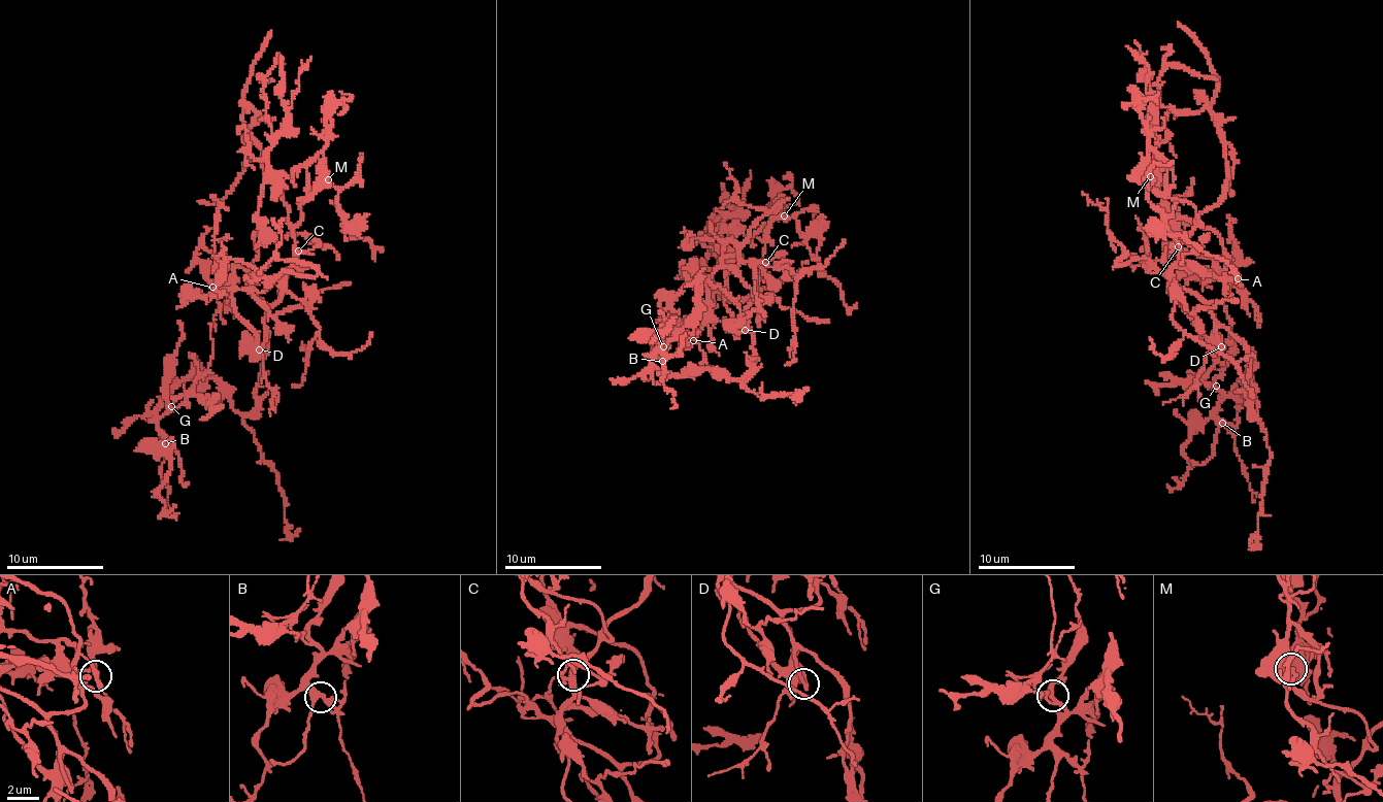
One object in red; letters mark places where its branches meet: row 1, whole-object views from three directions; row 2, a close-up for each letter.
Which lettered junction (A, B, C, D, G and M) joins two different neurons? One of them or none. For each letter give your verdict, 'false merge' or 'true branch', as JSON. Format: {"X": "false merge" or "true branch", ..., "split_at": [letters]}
{"A": "true branch", "B": "true branch", "C": "true branch", "D": "true branch", "G": "true branch", "M": "true branch", "split_at": []}

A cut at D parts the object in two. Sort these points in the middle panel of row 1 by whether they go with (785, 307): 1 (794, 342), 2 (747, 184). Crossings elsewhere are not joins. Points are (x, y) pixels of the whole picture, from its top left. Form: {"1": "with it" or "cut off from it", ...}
{"1": "cut off from it", "2": "cut off from it"}

